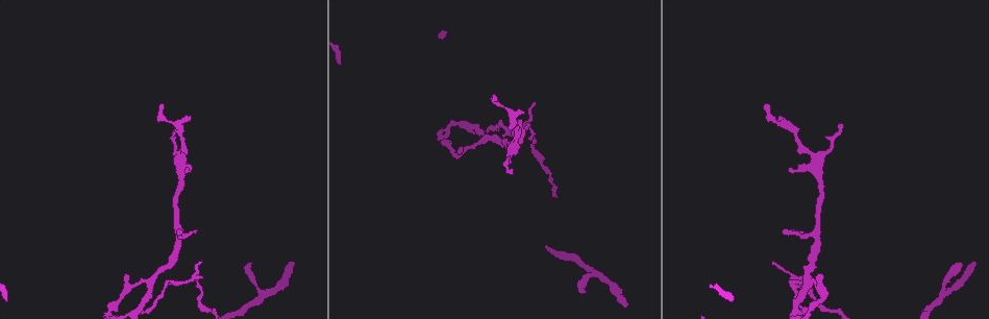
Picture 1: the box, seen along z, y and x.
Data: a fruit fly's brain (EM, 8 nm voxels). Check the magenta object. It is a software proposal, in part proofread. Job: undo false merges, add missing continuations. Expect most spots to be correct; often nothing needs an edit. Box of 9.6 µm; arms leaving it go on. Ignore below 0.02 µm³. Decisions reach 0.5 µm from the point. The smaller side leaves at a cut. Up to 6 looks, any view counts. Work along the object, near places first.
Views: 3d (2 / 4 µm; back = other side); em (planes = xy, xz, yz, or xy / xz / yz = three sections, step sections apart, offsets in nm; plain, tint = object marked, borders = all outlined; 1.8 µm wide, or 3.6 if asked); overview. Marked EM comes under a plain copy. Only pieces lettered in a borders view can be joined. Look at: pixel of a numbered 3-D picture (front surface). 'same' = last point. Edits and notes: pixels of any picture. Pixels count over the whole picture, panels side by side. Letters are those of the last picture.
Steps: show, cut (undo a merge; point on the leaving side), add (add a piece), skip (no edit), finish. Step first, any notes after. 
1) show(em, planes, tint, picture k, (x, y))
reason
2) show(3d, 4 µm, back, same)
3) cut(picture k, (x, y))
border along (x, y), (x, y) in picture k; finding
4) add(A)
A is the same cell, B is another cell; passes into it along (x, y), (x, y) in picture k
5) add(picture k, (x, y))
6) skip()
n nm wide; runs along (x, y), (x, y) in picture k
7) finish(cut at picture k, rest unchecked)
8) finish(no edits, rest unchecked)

show(em, planes, tint, picture 1, (148, 298))
three arms meet

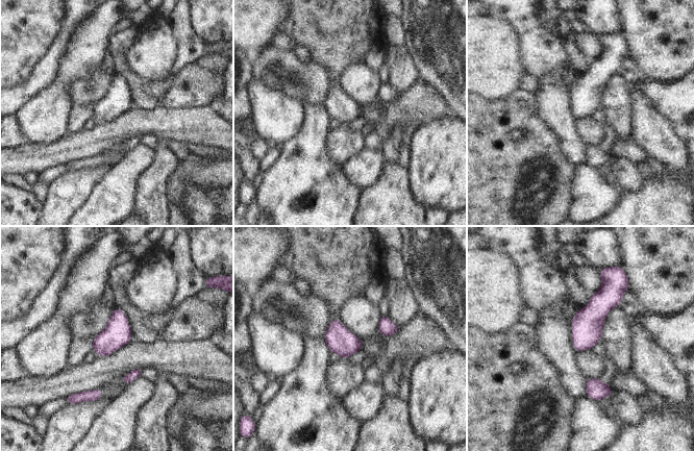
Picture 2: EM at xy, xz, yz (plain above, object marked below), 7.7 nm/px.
show(em, planes, borders, same)

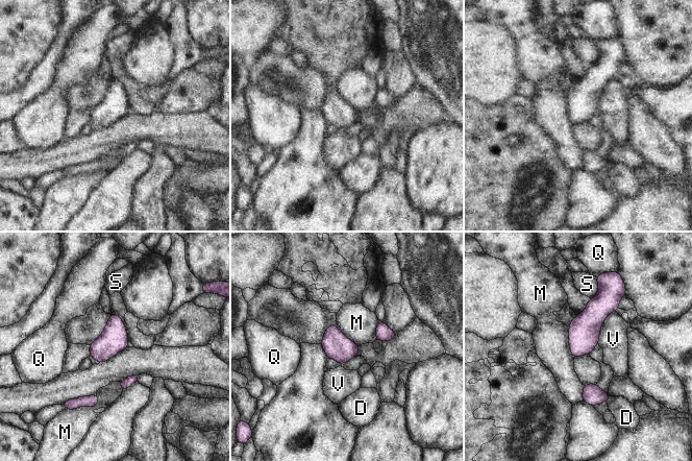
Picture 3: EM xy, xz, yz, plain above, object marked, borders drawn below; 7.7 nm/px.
skip()
V touches over 300 nm; D, M, Q, S and V are other cells; border along (100, 396), (93, 408), (74, 409) in picture 3; continuous, no second neuron

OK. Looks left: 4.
show(3d, 4 µm, picture 1, (251, 262))
an open end

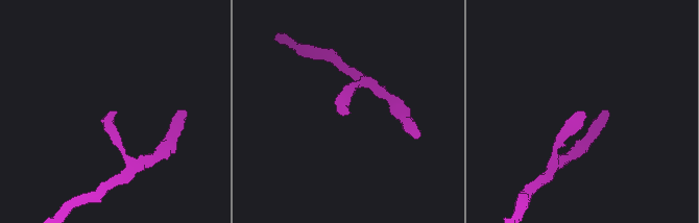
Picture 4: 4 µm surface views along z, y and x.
show(em, xz, step 8, borders, picture 4, (348, 113))

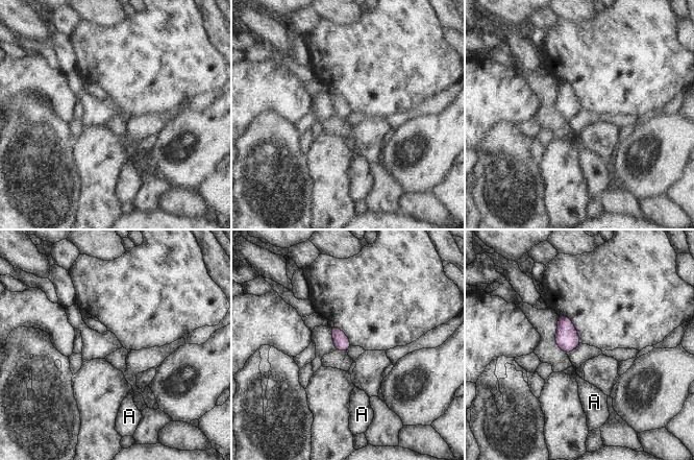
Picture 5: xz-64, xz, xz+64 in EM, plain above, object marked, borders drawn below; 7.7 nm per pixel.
show(em, planes, borders, same)
another direction

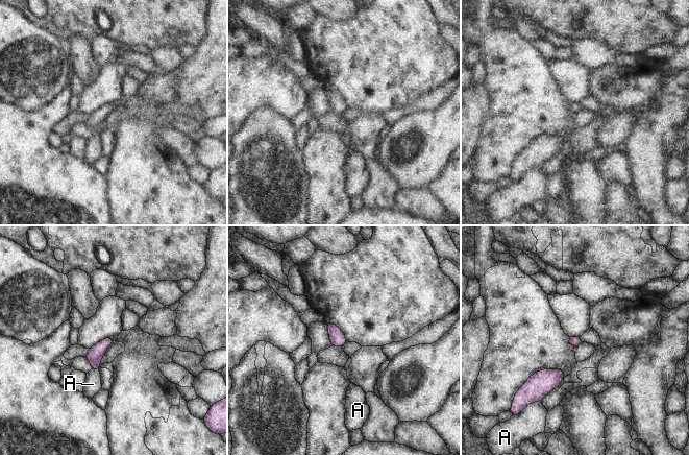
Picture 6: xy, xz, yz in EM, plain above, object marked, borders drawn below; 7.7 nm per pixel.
skip()
A is another cell; border along (90, 369), (98, 370) in picture 6; none of them fits

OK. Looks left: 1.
finish(no edits, rest unchecked)

